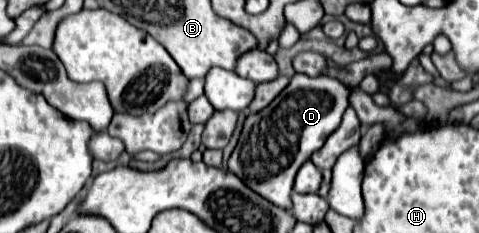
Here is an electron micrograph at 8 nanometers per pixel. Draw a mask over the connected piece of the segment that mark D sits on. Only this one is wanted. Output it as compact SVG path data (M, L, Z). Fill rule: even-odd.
M295 74L281 94L263 110L245 118L239 142L229 156L227 168L237 174L251 190L281 208L291 208L291 190L297 170L327 136L337 130L341 116L349 106L349 88L335 78Z

